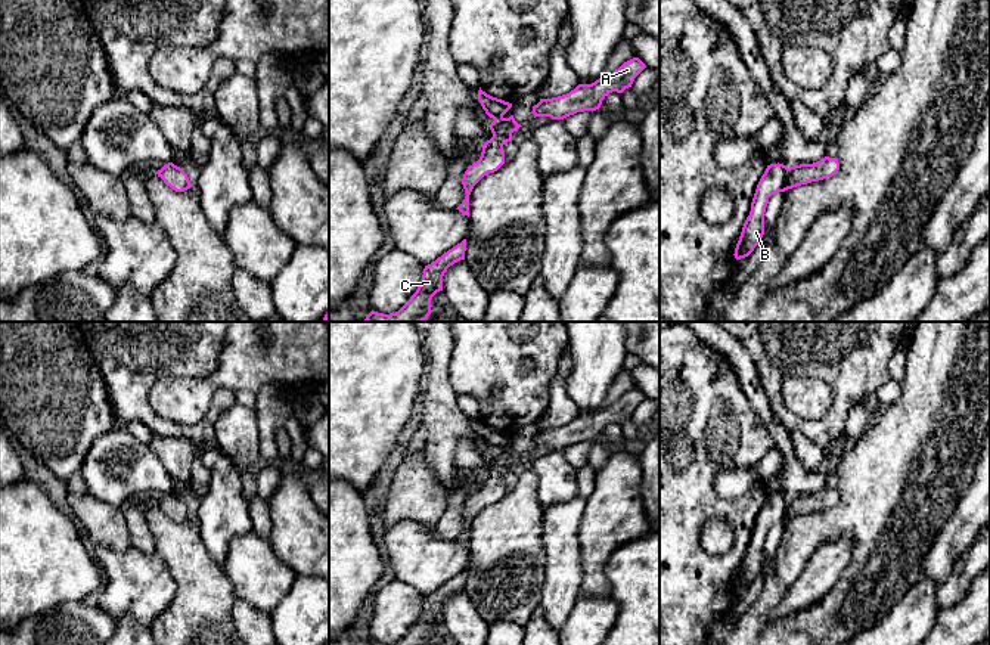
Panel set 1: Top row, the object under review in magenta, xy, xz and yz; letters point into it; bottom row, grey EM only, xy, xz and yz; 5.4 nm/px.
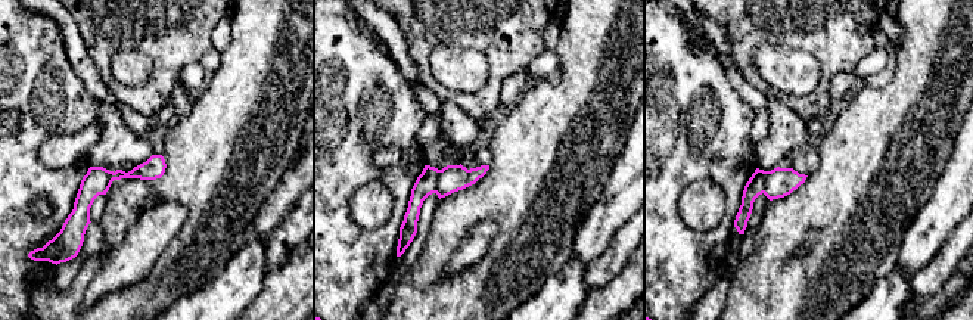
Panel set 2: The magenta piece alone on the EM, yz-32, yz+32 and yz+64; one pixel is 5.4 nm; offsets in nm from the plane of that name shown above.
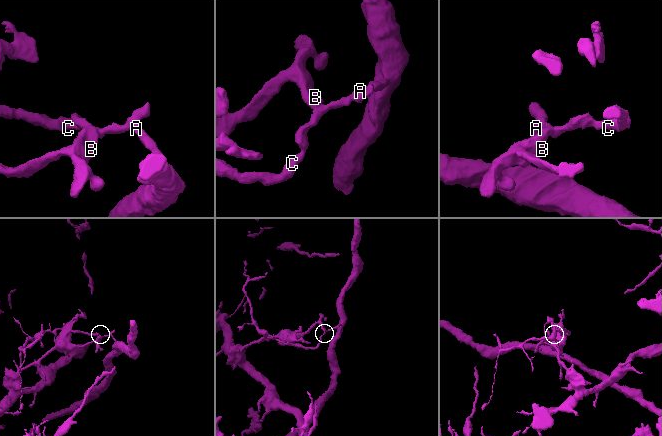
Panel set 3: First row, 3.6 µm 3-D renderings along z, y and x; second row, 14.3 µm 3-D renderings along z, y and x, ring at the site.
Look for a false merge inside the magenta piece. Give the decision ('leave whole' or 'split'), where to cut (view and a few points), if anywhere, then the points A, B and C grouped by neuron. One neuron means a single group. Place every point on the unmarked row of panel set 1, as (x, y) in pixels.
split | yz (788, 499), (784, 520) | A / B C

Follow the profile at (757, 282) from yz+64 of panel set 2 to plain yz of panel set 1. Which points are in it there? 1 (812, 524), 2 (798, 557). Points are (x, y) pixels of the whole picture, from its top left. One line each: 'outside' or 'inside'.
1: inside
2: inside

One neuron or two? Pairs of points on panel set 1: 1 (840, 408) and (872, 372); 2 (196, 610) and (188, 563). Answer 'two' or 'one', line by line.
1: one
2: one

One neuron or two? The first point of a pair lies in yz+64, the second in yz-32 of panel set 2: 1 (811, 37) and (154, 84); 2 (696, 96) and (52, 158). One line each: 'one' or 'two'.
1: one
2: two

